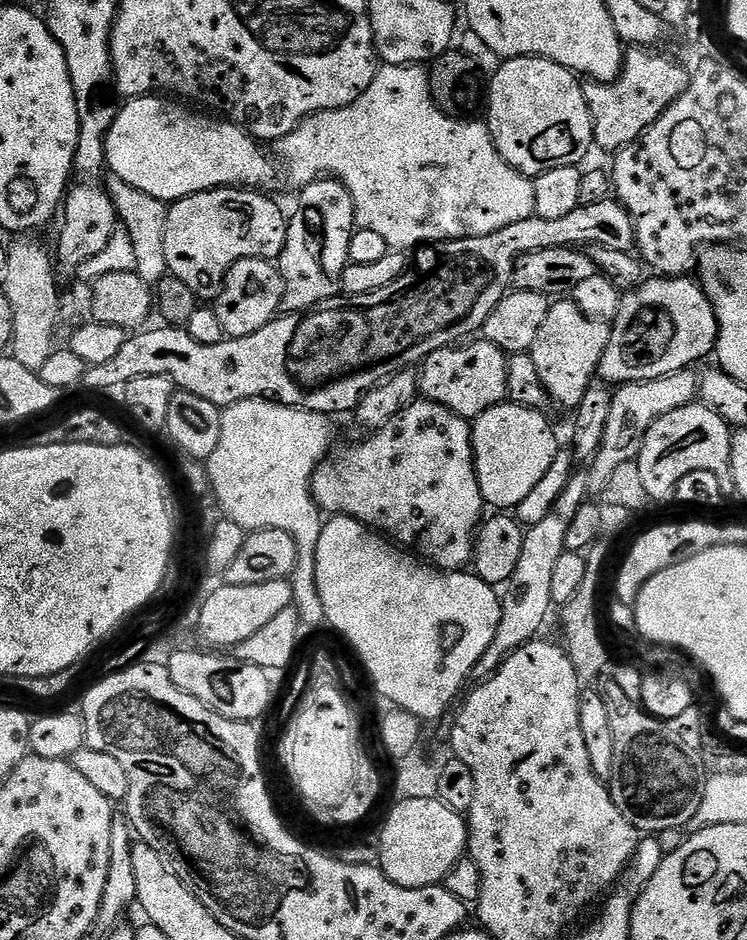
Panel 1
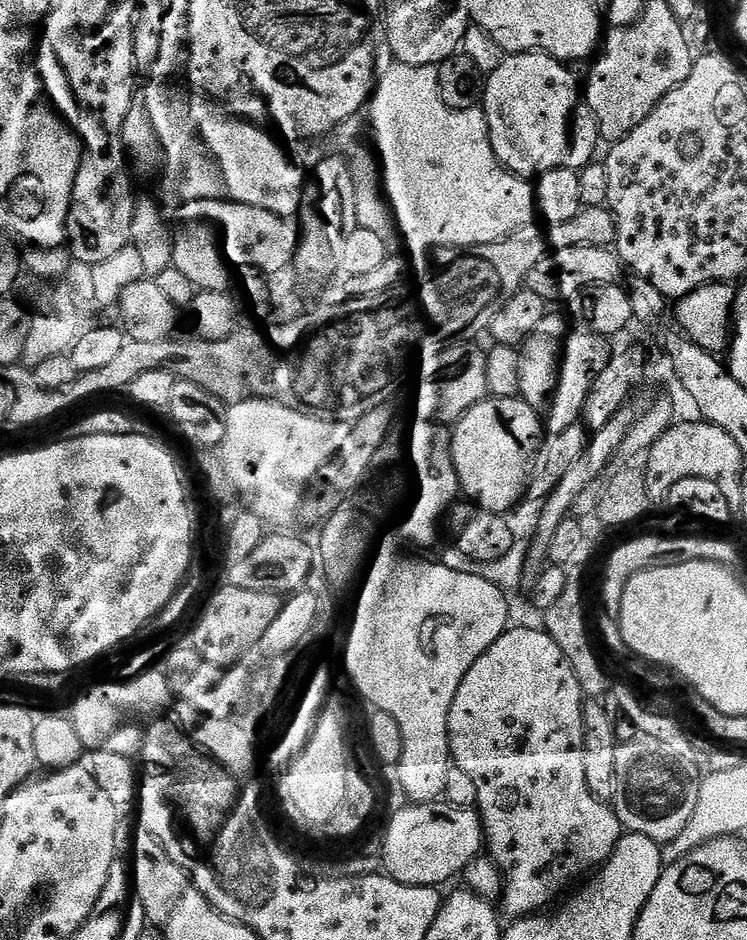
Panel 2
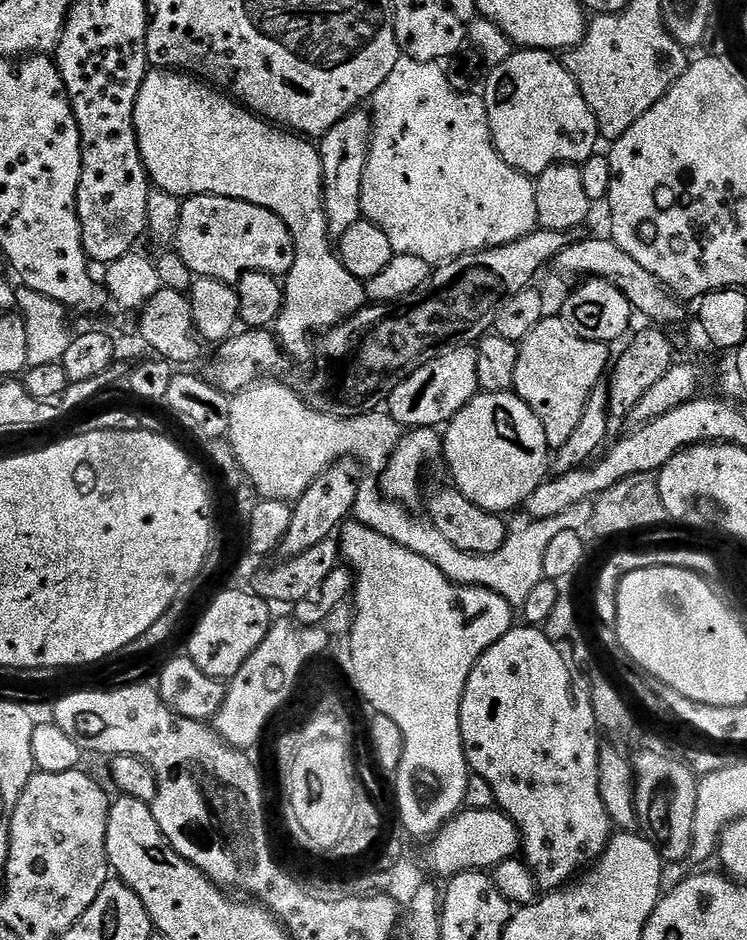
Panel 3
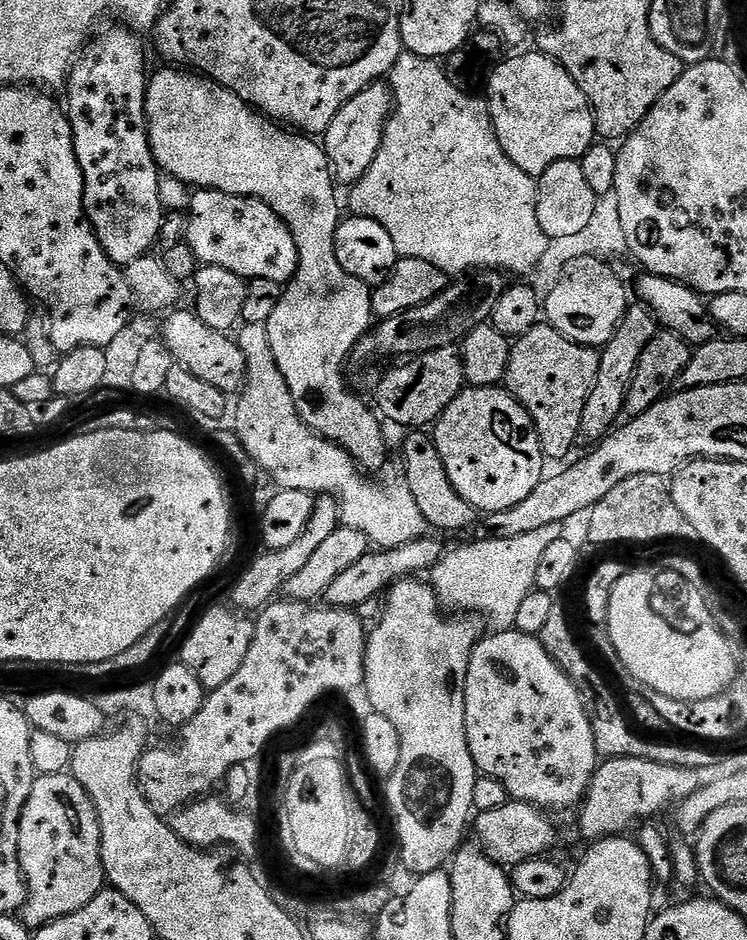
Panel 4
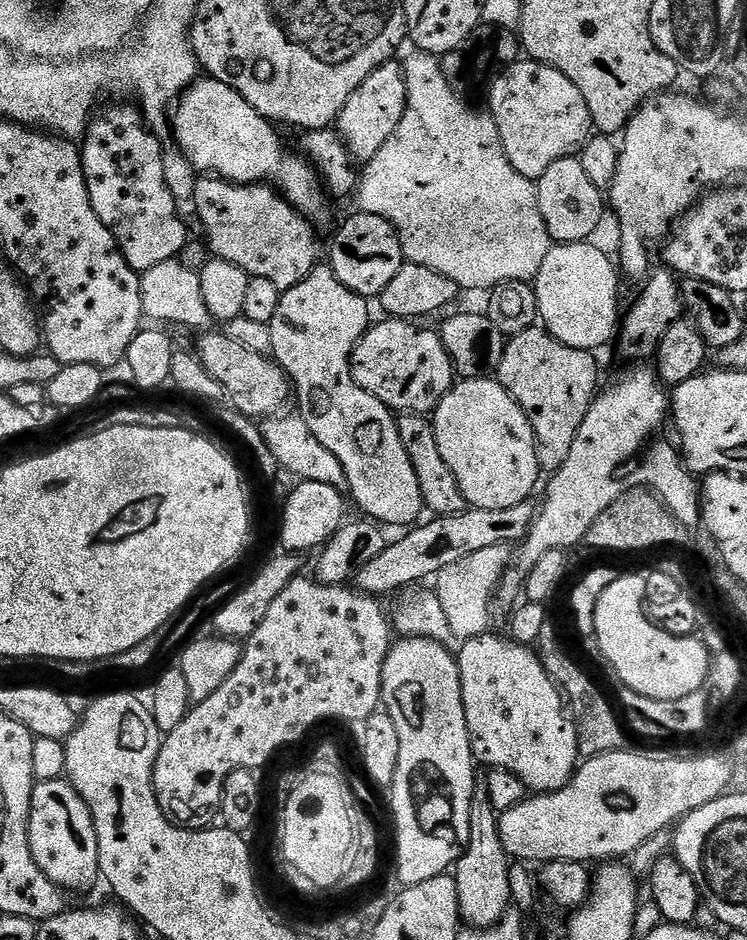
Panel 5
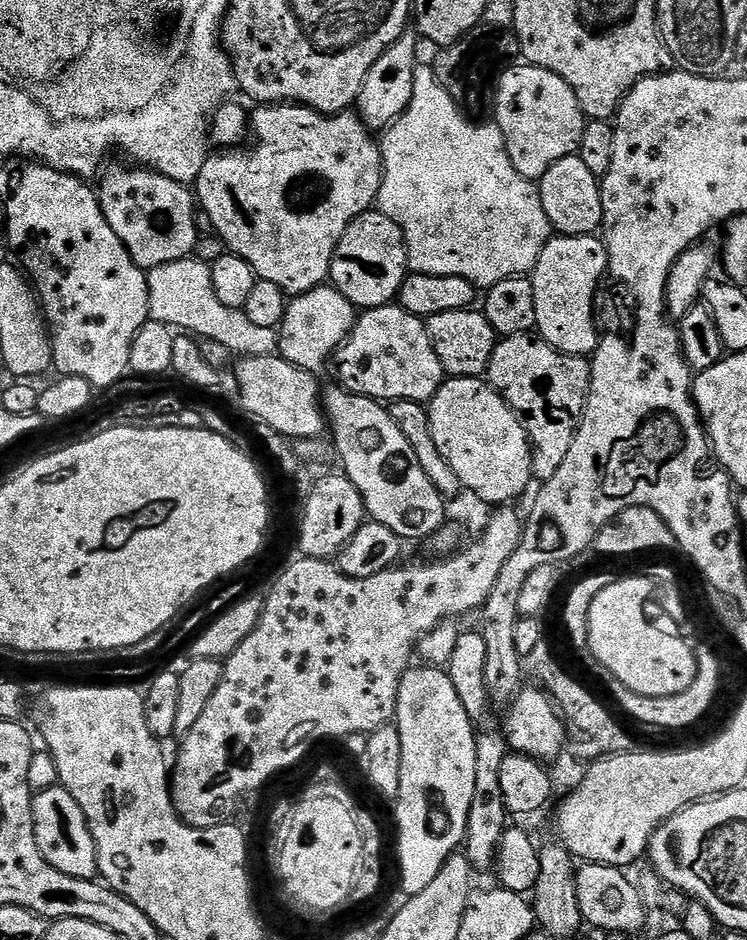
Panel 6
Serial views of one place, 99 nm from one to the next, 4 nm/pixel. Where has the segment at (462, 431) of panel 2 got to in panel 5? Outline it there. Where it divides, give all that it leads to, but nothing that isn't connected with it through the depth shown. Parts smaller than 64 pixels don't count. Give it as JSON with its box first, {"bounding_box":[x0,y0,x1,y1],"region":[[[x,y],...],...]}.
{"bounding_box":[431,378,542,510],"region":[[[481,378],[478,380],[461,379],[459,382],[453,383],[452,389],[445,394],[442,402],[434,415],[431,417],[434,426],[434,434],[438,438],[438,451],[442,453],[442,459],[446,462],[446,466],[450,466],[450,470],[454,470],[454,478],[458,478],[458,486],[462,490],[462,494],[468,499],[469,505],[482,510],[507,510],[509,506],[518,506],[523,500],[529,499],[536,488],[536,483],[542,477],[542,469],[538,462],[538,454],[536,453],[536,435],[528,421],[528,415],[522,410],[522,406],[516,401],[508,391],[500,385],[499,379]]]}

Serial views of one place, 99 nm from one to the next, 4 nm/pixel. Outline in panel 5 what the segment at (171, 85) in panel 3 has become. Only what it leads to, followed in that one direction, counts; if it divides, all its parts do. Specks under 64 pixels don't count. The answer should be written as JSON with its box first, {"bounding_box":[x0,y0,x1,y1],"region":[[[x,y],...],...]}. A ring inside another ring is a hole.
{"bounding_box":[172,78,426,526],"region":[[[200,78],[182,93],[179,100],[175,101],[174,112],[175,108],[176,117],[173,118],[172,124],[176,127],[176,140],[180,143],[179,151],[192,163],[197,173],[211,174],[234,184],[271,182],[279,189],[284,199],[290,201],[305,218],[312,221],[313,225],[321,226],[320,224],[327,222],[328,200],[324,197],[324,188],[320,185],[315,170],[312,169],[315,167],[303,155],[291,156],[290,153],[284,152],[284,144],[280,141],[279,134],[275,132],[277,129],[273,121],[258,114],[258,110],[254,110],[254,106],[250,106],[250,102],[246,102],[246,98],[238,94],[238,90],[226,86],[226,82]],[[317,266],[301,284],[281,295],[278,314],[274,314],[272,323],[268,325],[272,339],[271,355],[288,375],[295,397],[297,394],[300,398],[299,411],[310,434],[314,434],[314,438],[318,438],[318,442],[322,442],[322,446],[342,462],[351,503],[353,500],[364,511],[361,513],[365,517],[381,525],[412,526],[425,515],[426,509],[422,486],[418,486],[418,474],[414,474],[414,462],[410,462],[410,454],[406,454],[406,446],[402,446],[398,434],[397,417],[391,408],[378,402],[374,394],[362,390],[352,377],[352,352],[370,327],[368,304],[365,297],[342,286],[331,267]]]}

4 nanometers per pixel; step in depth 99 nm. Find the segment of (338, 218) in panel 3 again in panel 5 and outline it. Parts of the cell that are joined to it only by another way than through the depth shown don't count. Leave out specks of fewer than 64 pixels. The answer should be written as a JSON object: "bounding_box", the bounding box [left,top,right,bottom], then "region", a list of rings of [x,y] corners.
{"bounding_box":[338,59,408,162],"region":[[[399,59],[388,60],[382,66],[378,66],[350,94],[346,106],[342,106],[340,119],[338,121],[338,135],[348,147],[348,152],[352,155],[353,161],[367,162],[382,150],[386,138],[398,130],[398,122],[402,122],[402,114],[408,105],[408,91],[404,81],[404,66]]]}

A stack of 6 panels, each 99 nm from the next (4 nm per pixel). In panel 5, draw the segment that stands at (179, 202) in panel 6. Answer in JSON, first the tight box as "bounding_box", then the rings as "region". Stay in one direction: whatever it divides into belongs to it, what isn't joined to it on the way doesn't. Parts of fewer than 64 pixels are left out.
{"bounding_box":[82,104,190,274],"region":[[[112,104],[93,119],[82,137],[82,159],[94,214],[114,234],[128,265],[145,274],[151,268],[159,269],[162,262],[177,259],[190,233],[164,173],[166,148],[151,132],[143,111],[132,104]]]}

